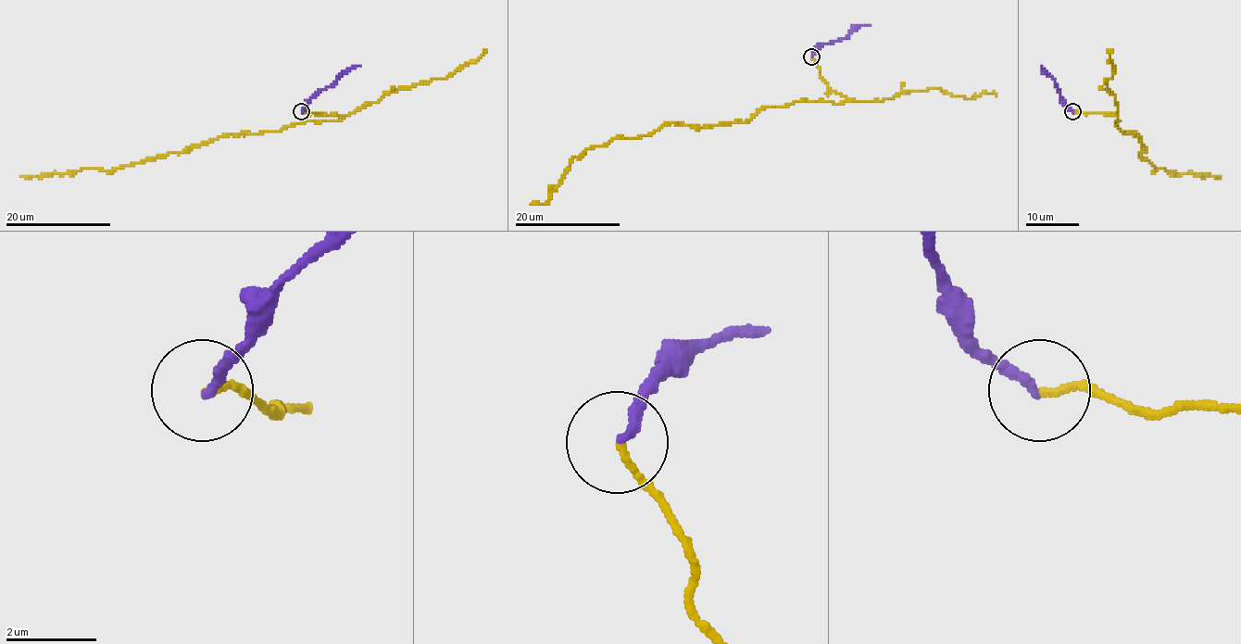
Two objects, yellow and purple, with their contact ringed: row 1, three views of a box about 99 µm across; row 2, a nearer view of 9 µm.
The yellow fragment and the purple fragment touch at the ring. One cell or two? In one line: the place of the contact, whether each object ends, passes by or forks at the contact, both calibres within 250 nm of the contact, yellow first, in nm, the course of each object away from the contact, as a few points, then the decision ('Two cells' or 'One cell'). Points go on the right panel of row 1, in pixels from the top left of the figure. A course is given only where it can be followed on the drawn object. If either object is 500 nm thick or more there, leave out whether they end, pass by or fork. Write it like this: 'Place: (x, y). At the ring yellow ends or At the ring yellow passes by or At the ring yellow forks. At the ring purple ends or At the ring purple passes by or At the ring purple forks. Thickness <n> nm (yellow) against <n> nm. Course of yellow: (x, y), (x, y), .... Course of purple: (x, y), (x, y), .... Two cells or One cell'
Place: (1072, 111). At the ring yellow ends. At the ring purple ends. Thickness 150 nm (yellow) against 200 nm. Course of yellow: (1072, 111), (1117, 118), (1122, 133), (1138, 134), (1139, 156), (1154, 171), (1221, 175). Course of purple: (1072, 111), (1041, 65). Two cells

